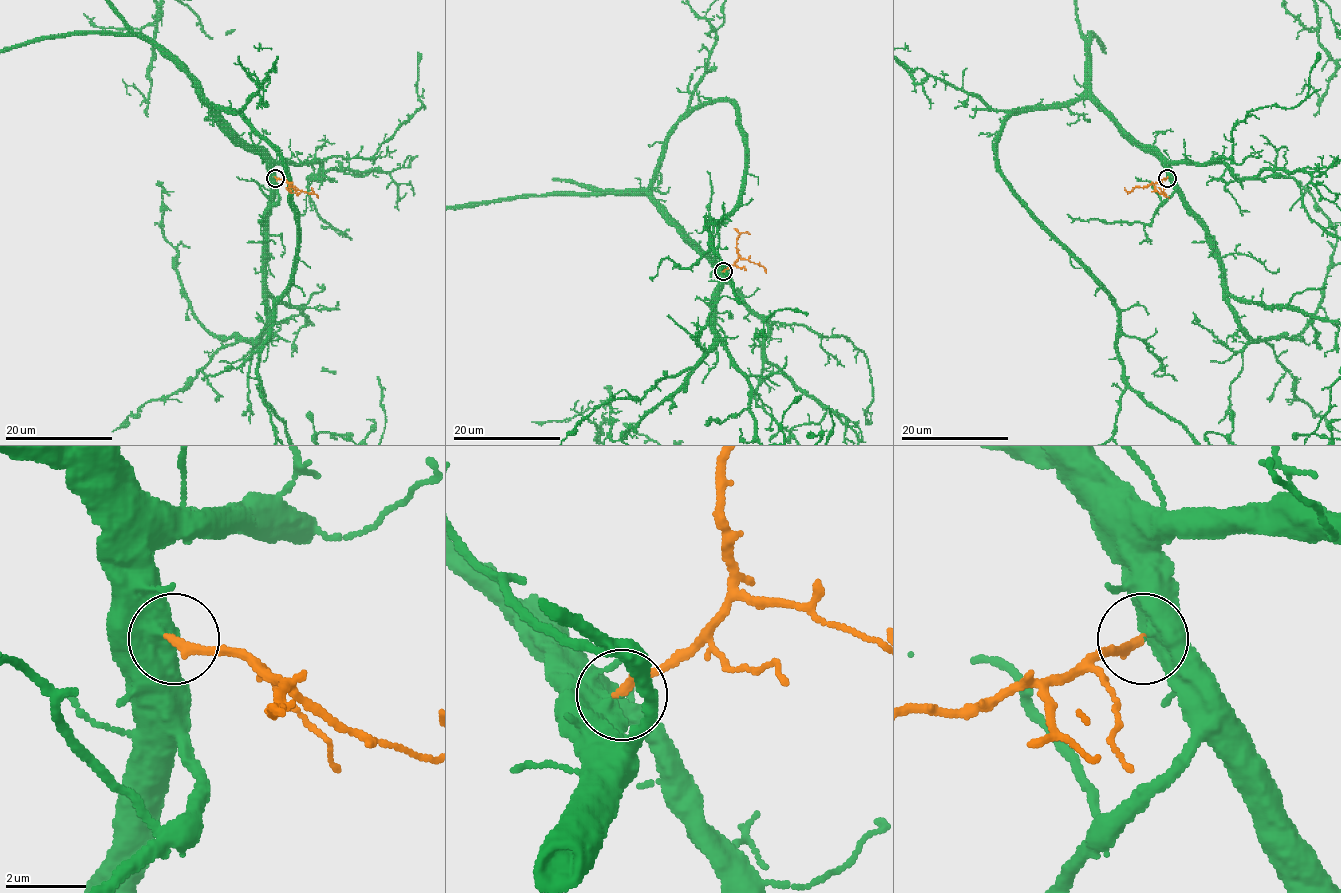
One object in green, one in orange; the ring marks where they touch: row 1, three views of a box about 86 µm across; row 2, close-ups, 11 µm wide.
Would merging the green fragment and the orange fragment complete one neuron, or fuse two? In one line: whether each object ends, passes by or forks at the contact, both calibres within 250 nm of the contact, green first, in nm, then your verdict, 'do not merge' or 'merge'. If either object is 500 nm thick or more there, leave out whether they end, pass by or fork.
green ends | orange ends | 440/240 nm | merge

